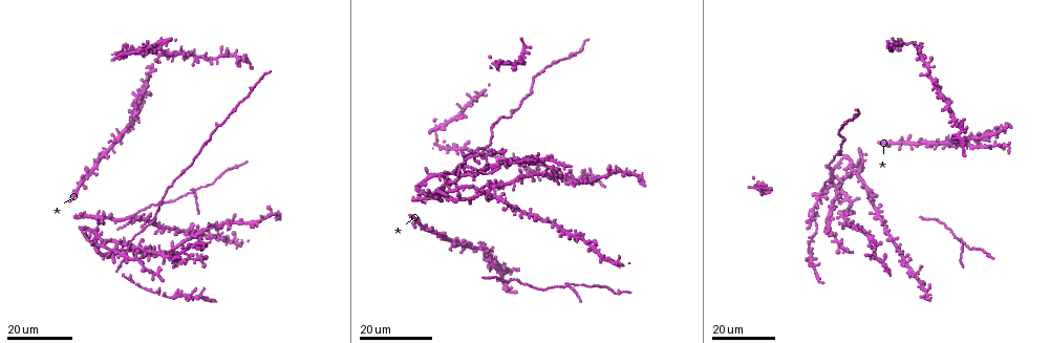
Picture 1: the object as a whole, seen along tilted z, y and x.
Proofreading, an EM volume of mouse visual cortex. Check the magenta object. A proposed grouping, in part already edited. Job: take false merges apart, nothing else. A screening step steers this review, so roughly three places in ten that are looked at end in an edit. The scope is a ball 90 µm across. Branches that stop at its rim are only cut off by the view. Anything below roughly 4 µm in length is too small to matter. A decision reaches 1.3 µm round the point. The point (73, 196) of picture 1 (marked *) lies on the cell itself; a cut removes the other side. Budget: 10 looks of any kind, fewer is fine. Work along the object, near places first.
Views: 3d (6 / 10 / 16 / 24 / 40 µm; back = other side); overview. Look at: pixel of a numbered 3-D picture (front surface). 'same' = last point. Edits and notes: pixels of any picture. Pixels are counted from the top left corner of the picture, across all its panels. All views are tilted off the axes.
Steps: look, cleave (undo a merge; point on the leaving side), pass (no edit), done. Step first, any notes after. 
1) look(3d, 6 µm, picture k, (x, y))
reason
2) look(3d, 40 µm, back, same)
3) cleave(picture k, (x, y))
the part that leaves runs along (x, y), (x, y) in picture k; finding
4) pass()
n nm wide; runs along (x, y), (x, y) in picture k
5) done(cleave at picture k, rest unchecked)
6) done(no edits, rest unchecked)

look(3d, 24 µm, picture 1, (453, 172))
small branch off a trunk

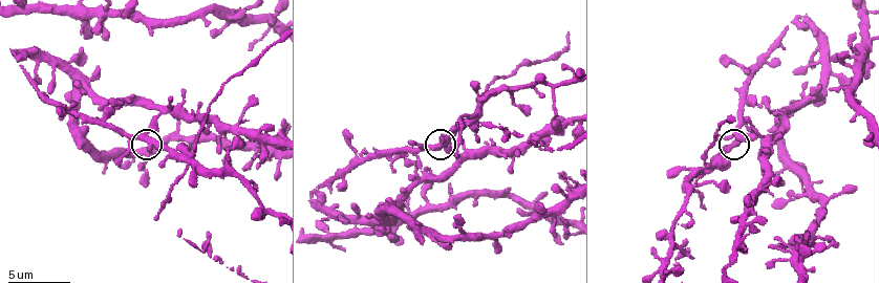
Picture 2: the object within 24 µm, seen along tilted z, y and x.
look(3d, 10 µm, picture 2, (144, 139))
closer look

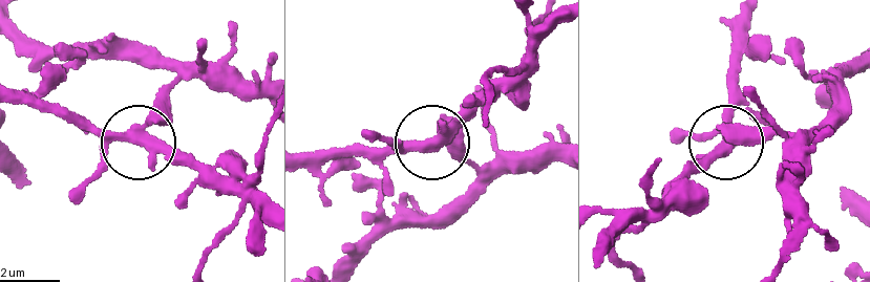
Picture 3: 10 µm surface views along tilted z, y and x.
look(3d, 10 µm, back, picture 3, (435, 139))

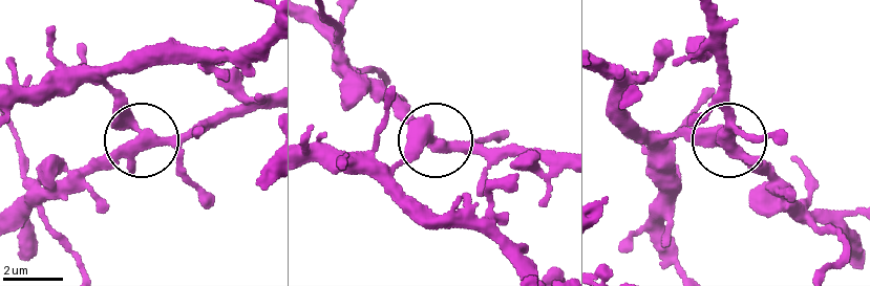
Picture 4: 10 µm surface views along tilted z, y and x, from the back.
pass()
runs along (516, 265), (436, 221), (391, 173), (431, 145), (504, 149) in picture 4; one cell here

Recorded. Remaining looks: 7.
look(3d, 10 µm, picture 2, (188, 163))
four-way junction

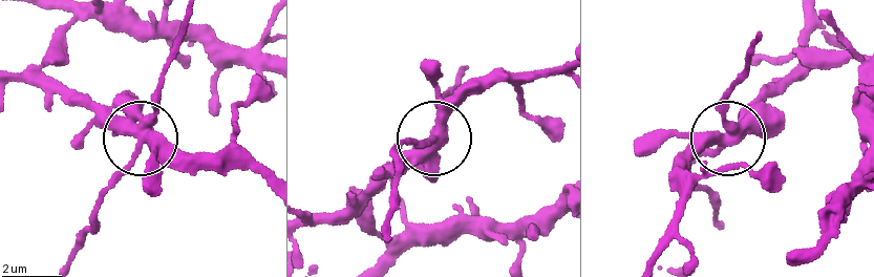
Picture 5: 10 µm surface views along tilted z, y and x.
pass()
4 arms; all the same cell

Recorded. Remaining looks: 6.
look(3d, 16 µm, picture 1, (568, 285))
arms part here

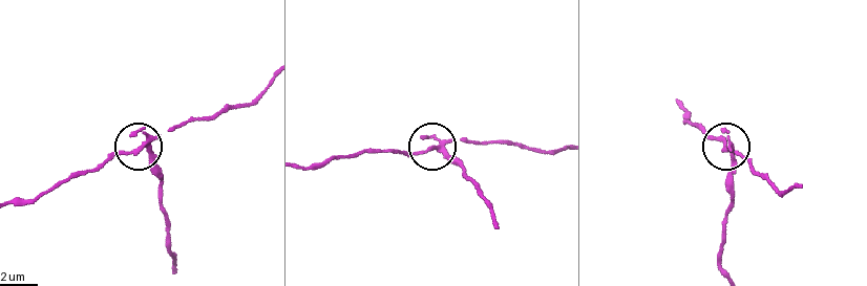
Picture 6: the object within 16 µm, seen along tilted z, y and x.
look(3d, 10 µm, picture 6, (437, 145))

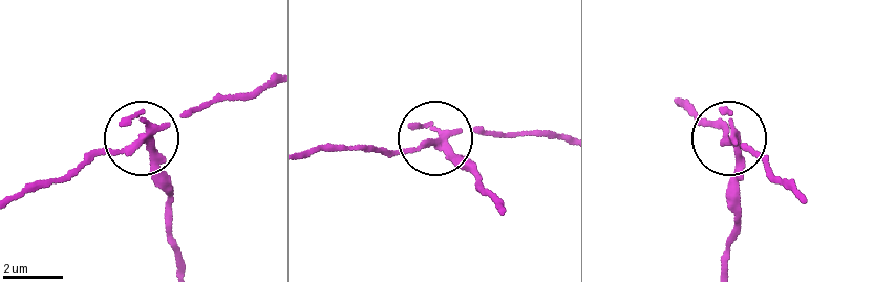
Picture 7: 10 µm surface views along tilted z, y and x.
cleave(picture 7, (157, 169))
side arm 23 µm; 3 arms; two cells meet here

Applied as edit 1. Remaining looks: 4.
look(3d, 16 µm, picture 1, (914, 275))
four or more arms meet

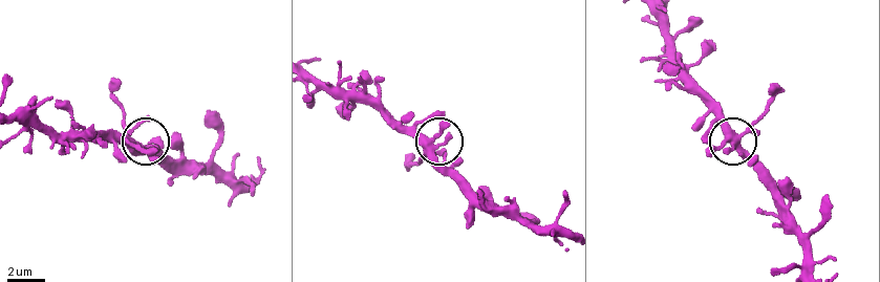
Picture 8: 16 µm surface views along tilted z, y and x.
look(3d, 6 µm, picture 8, (742, 136))

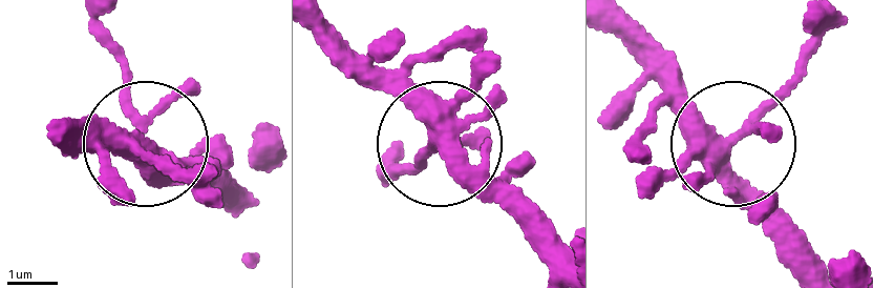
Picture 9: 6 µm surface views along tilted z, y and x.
pass()
340 nm wide; runs along (607, 17), (723, 135), (732, 181), (810, 270) in picture 9; all the same cell

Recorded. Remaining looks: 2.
look(3d, 24 µm, picture 1, (515, 63))
looks like a crossing

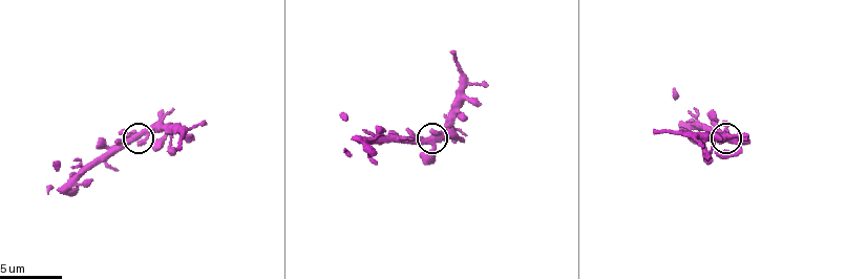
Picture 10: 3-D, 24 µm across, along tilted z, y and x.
look(3d, 10 µm, picture 10, (433, 140))

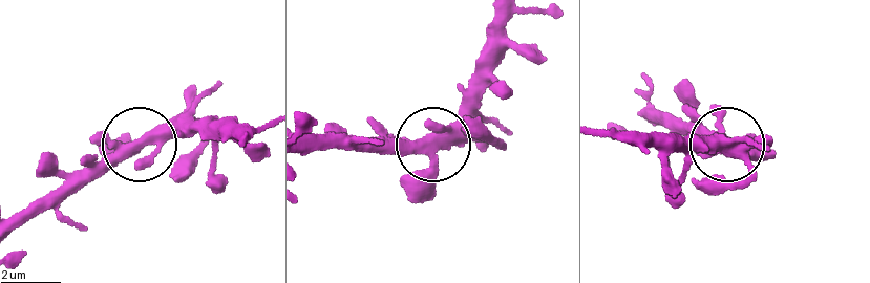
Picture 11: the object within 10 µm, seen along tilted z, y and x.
pass()
5 arms; all the same cell

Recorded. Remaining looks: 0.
done(cleave at picture 7, rest unchecked)

